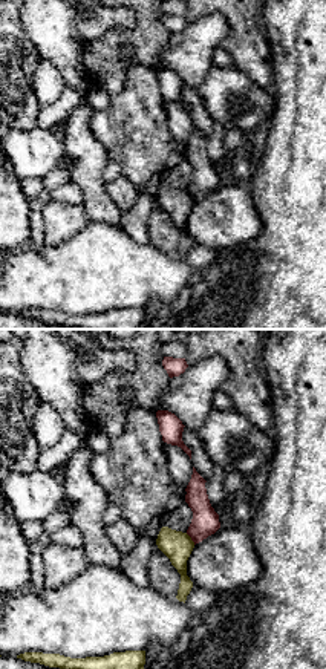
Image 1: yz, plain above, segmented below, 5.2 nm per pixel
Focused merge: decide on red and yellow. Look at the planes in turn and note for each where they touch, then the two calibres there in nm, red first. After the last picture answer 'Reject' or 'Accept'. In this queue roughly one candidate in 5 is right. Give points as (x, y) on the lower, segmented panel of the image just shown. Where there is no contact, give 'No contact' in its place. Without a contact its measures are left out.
Touches red at (192, 539). Thickness 140 nm (red) against 160 nm

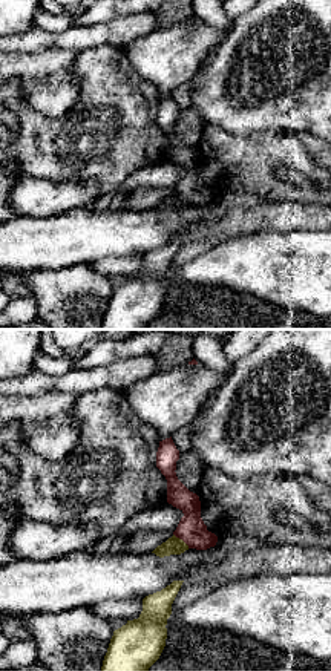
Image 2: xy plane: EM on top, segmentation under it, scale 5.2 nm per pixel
Touches red at (181, 538). Thickness 150 nm (red) against 100 nm

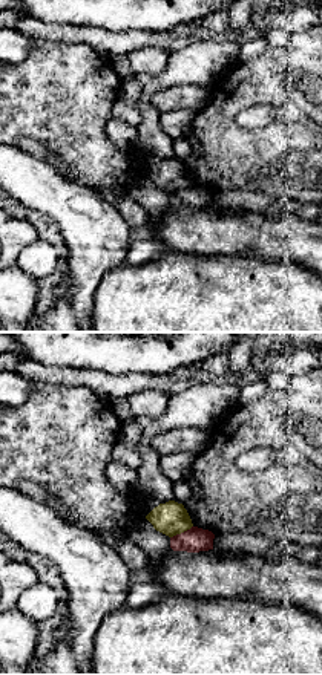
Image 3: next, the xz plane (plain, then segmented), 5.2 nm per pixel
Touches red at (181, 533). Thickness 130 nm (red) against 170 nm

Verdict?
Reject

